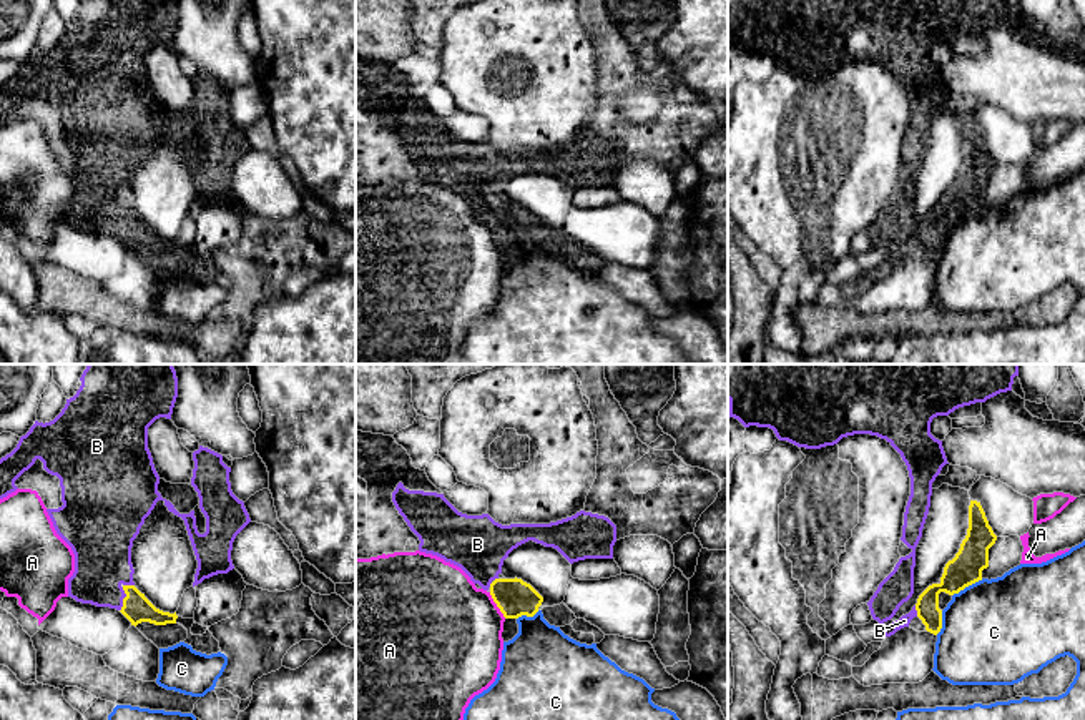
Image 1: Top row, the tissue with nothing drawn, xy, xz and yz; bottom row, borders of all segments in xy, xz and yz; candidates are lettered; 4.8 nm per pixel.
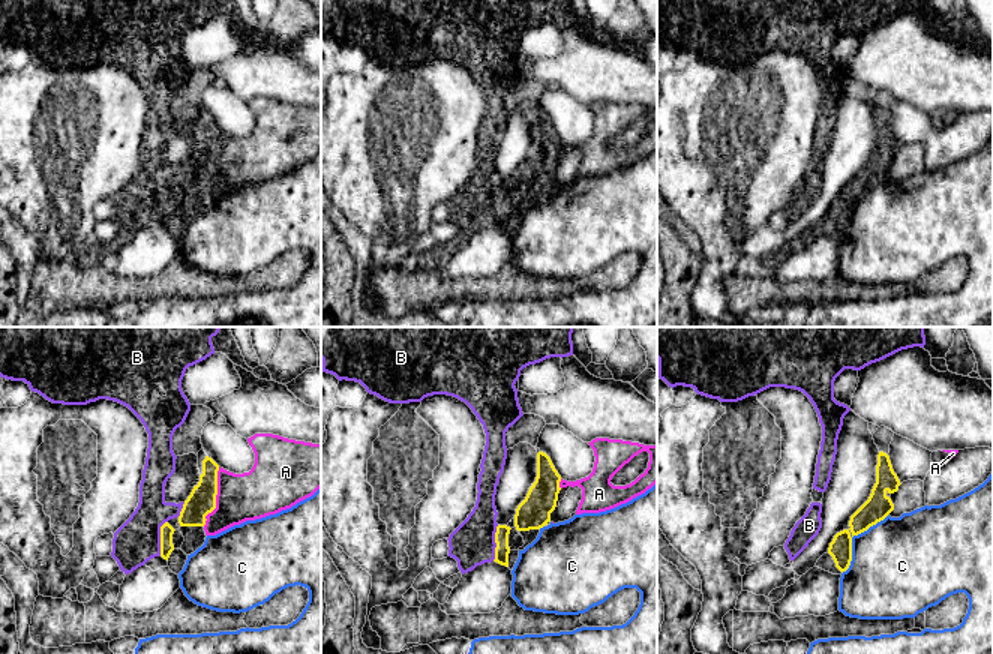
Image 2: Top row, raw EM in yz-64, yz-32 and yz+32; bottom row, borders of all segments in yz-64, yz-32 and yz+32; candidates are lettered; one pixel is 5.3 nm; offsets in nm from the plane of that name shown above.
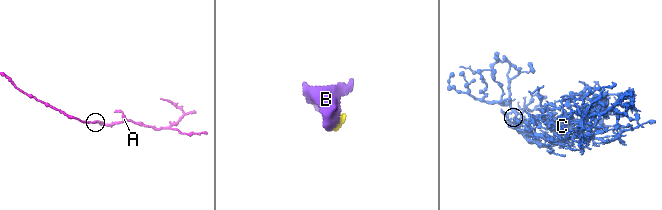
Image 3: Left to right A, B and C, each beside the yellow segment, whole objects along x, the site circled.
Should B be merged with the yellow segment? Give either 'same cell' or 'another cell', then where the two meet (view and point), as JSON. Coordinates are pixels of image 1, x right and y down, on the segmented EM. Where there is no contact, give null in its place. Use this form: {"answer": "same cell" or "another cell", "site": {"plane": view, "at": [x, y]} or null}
{"answer": "same cell", "site": {"plane": "xy", "at": [125, 592]}}

